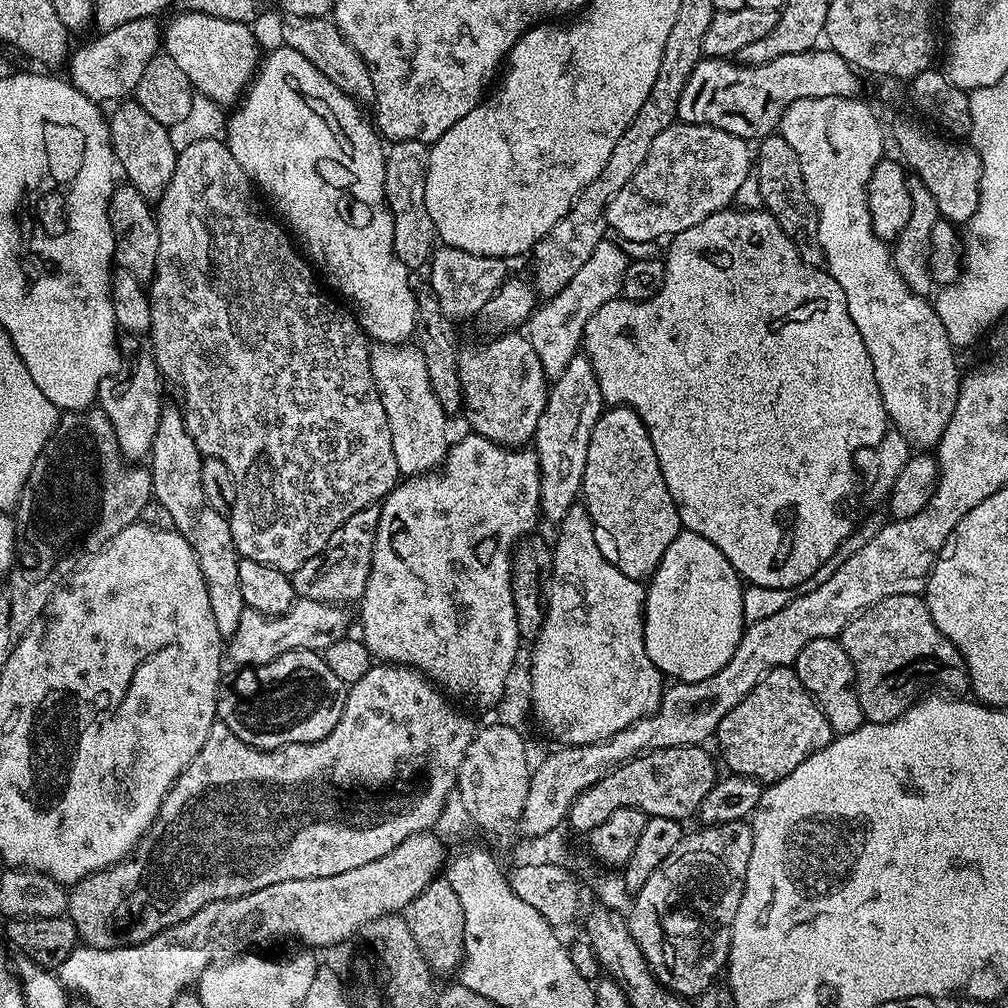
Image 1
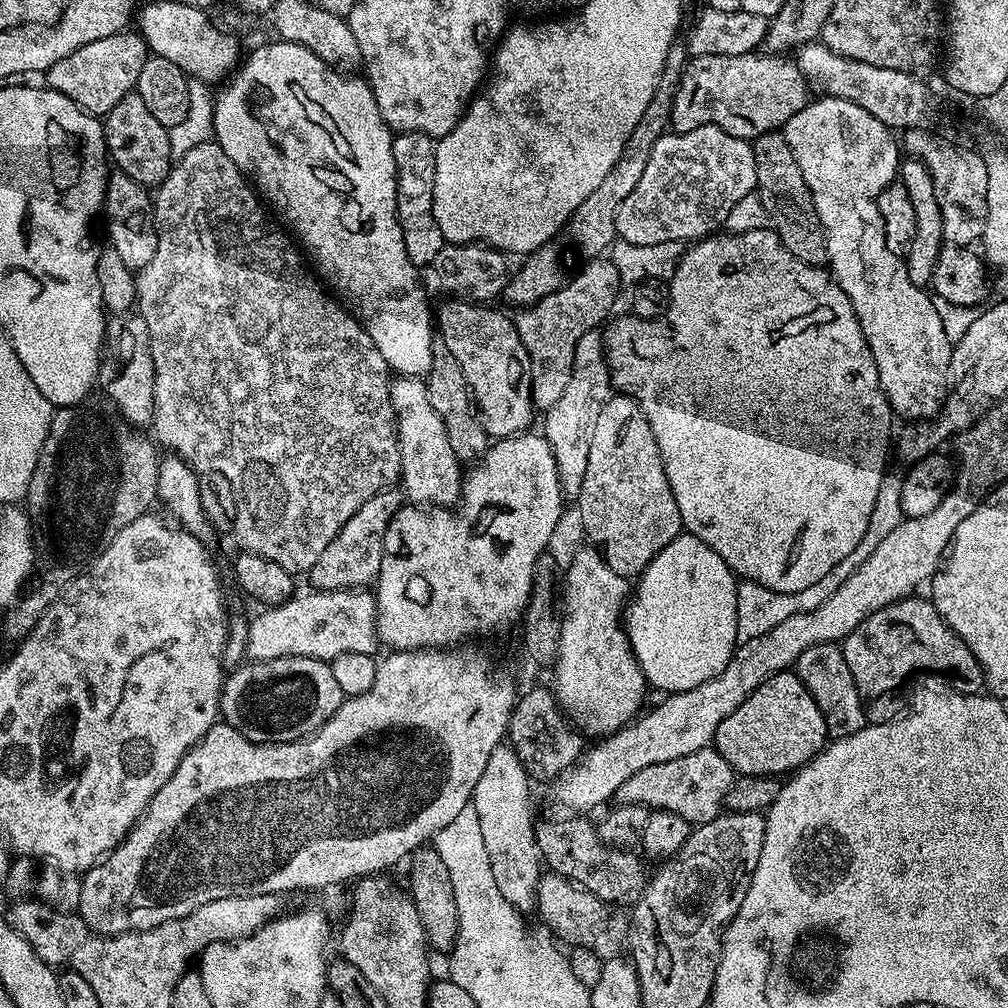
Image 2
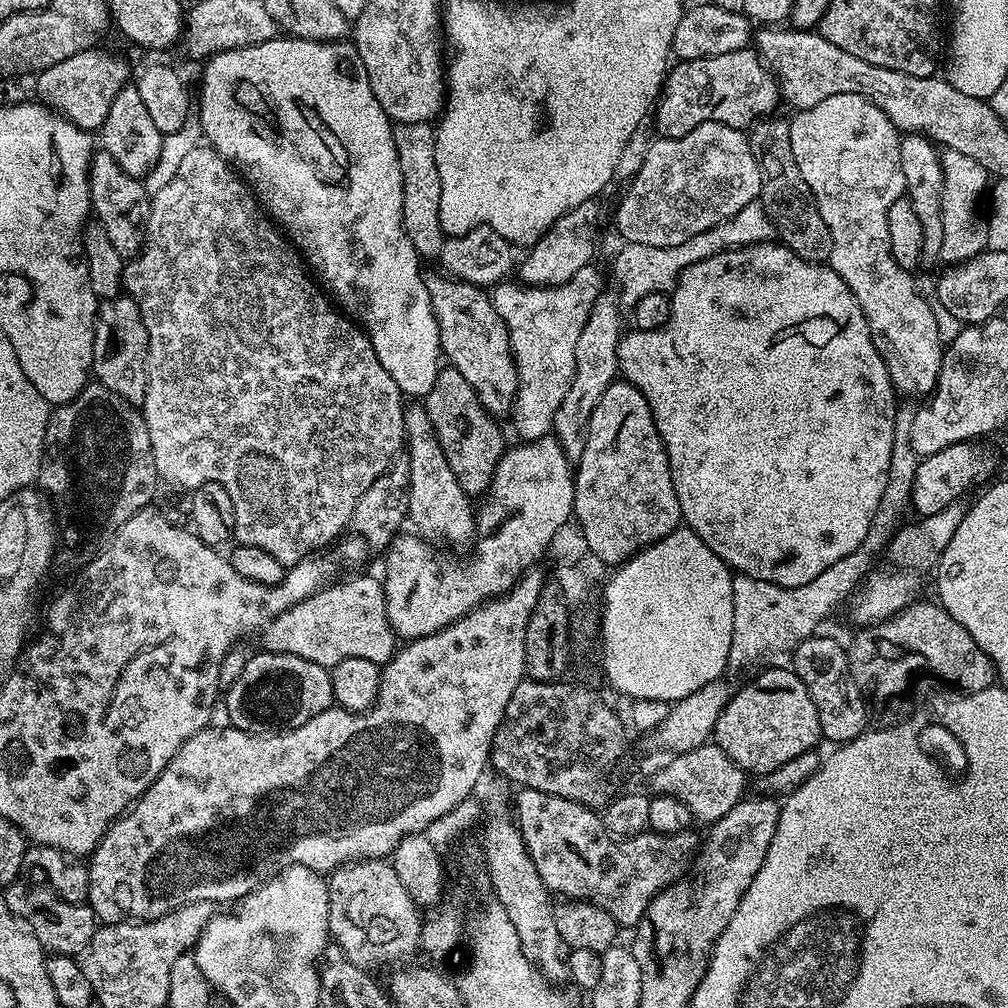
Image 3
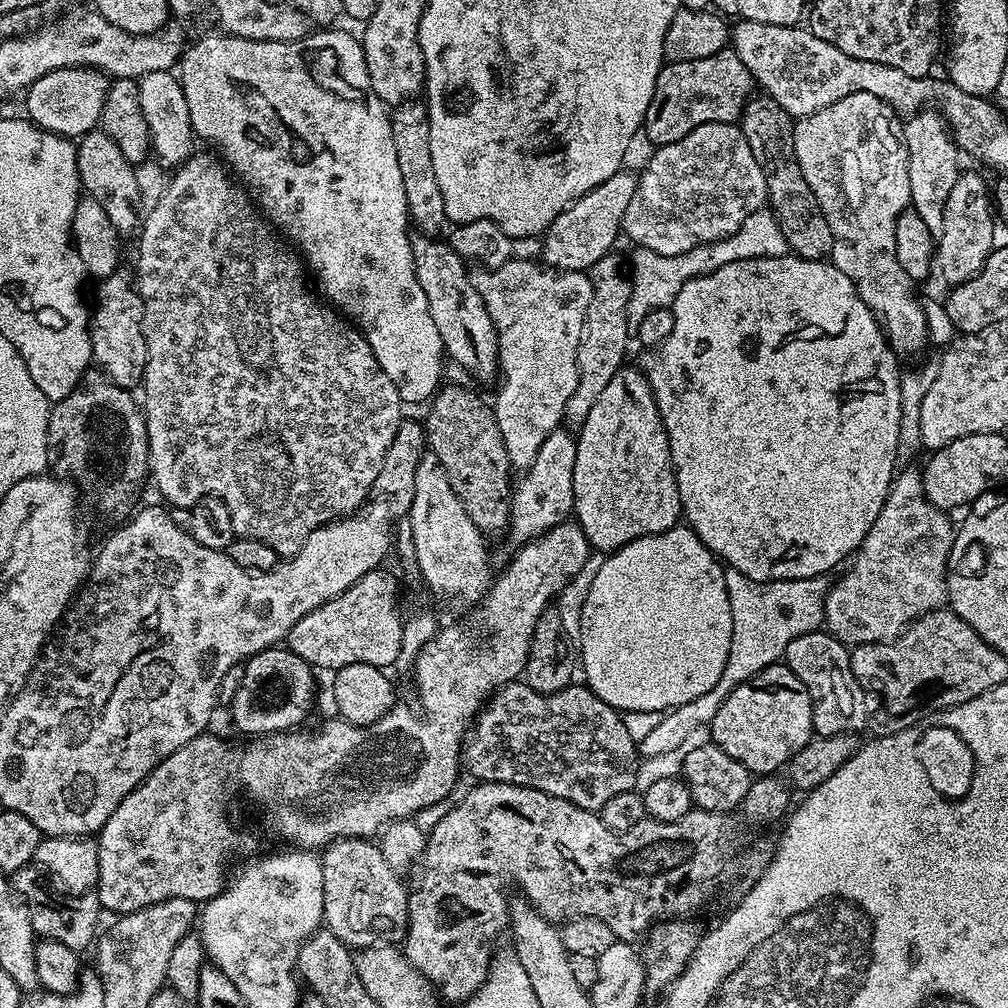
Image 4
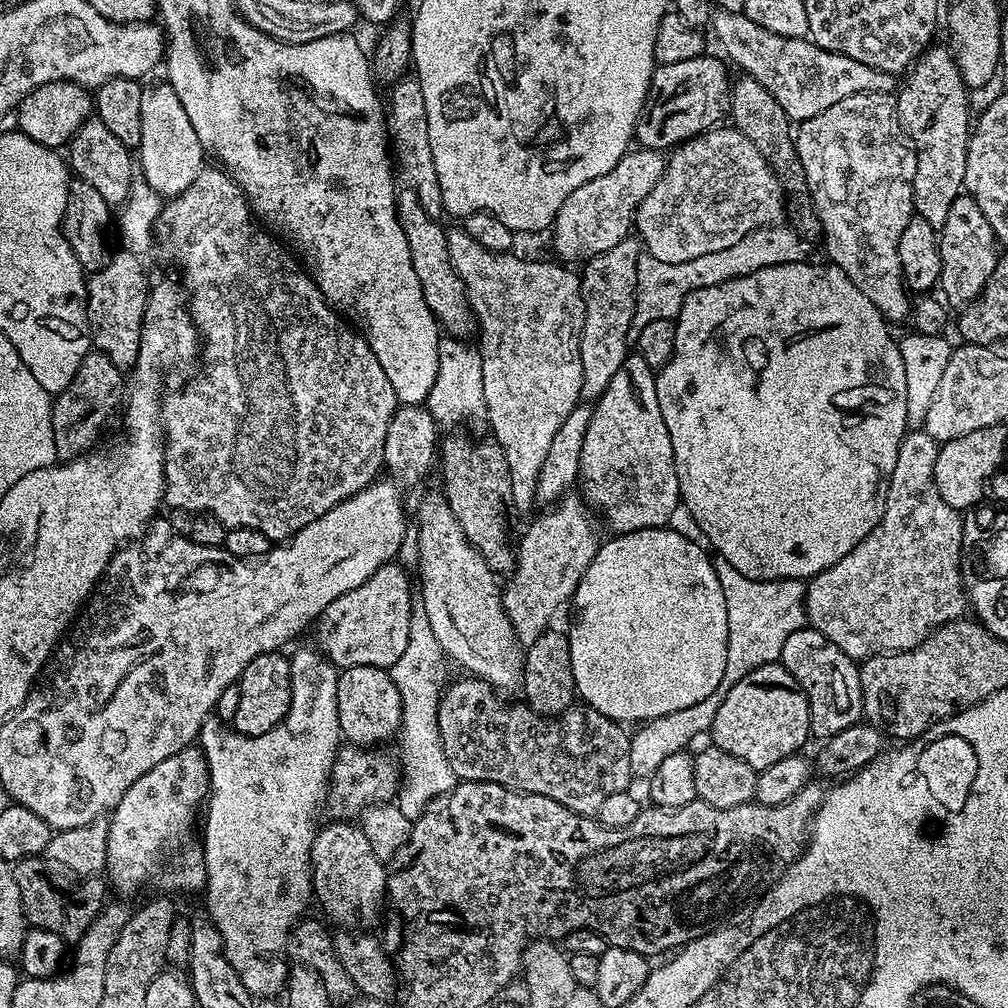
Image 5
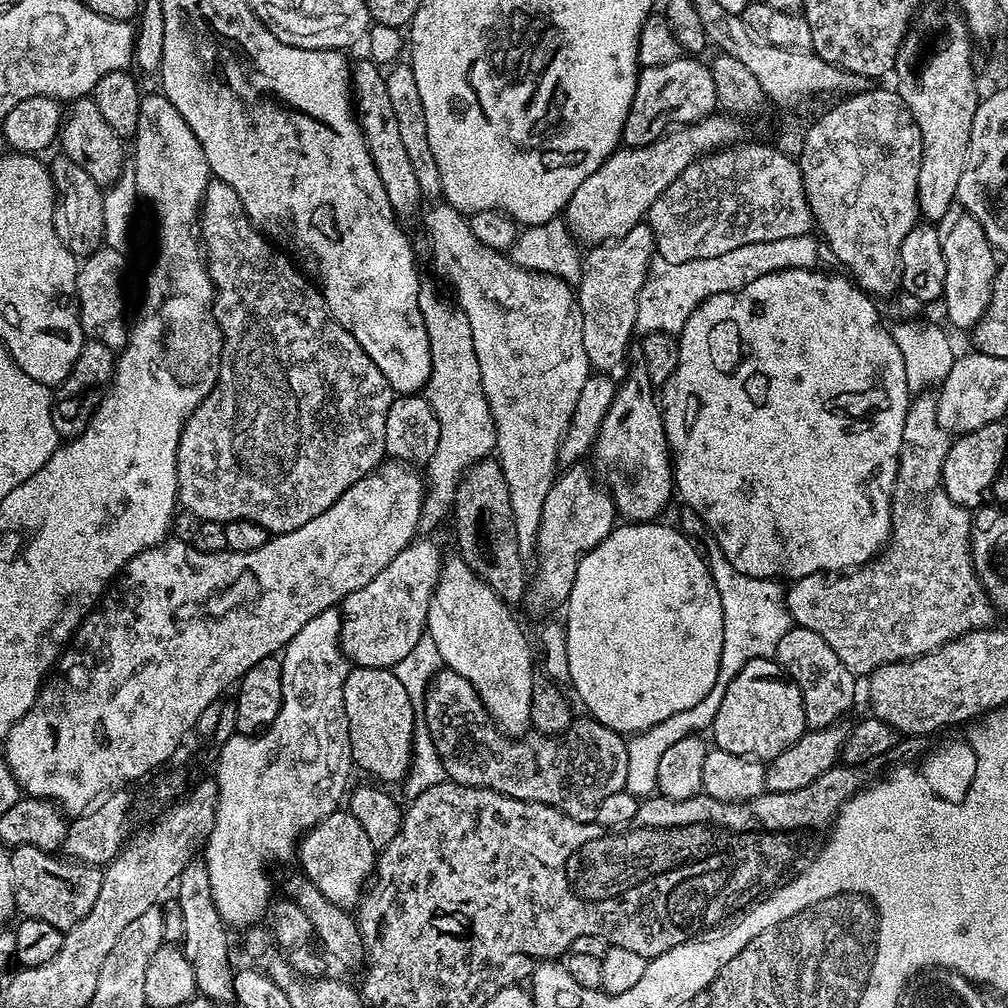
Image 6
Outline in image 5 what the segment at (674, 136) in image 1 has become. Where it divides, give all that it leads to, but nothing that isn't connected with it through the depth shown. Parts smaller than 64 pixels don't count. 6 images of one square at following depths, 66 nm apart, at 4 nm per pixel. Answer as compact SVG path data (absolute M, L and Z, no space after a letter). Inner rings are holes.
M717 126L715 128L709 128L707 132L694 136L690 140L685 140L683 144L679 145L667 157L662 178L658 178L654 190L646 196L642 202L642 206L634 214L635 235L642 241L647 255L658 258L658 262L681 264L682 262L690 262L694 258L702 258L702 254L714 254L714 250L727 250L729 246L734 246L738 242L742 242L742 238L746 238L754 230L776 226L783 221L780 219L784 216L784 199L786 199L784 185L781 184L776 173L772 171L771 166L766 162L766 158L762 158L758 146L754 146L754 142L750 142L750 138L746 138L746 134L739 132L735 126L724 127Z

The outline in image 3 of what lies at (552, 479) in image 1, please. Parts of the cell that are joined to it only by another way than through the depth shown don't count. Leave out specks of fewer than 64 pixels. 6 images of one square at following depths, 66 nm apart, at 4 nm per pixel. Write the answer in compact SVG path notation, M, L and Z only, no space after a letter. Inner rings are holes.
M605 290L588 315L586 326L582 326L582 334L578 334L578 346L574 346L574 382L570 382L570 390L566 390L566 398L562 398L562 406L558 406L558 414L554 414L551 435L562 446L569 461L579 461L582 450L586 450L586 438L590 426L590 414L594 414L594 406L598 406L598 398L608 392L609 386L618 376L618 346L622 335L620 315L622 309L615 291Z

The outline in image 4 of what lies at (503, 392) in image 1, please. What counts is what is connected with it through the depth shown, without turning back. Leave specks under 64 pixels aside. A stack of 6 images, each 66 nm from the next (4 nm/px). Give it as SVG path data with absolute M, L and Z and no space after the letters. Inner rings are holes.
M412 236L412 253L414 254L414 274L418 274L418 286L426 294L426 306L434 326L438 326L438 338L442 338L447 359L453 365L468 372L476 380L488 384L497 379L500 371L498 358L498 338L490 314L472 285L469 265L457 254L451 243L434 236Z

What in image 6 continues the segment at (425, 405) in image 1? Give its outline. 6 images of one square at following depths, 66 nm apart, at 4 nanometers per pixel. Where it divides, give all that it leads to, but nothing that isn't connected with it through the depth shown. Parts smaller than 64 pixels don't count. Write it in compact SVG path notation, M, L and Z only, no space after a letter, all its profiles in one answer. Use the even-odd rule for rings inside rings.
M454 558L454 560L445 559L443 561L440 577L436 583L436 589L434 594L430 598L430 610L428 611L428 627L426 629L426 635L434 640L435 645L438 646L438 651L443 660L443 667L449 668L452 671L456 671L462 677L466 678L466 681L470 682L474 691L480 695L481 702L484 703L484 709L491 716L493 724L500 729L507 737L517 738L523 736L529 731L530 728L530 702L532 701L532 686L534 683L534 675L532 676L532 660L534 664L534 648L528 645L528 636L520 629L520 624L516 621L516 616L513 609L502 599L498 594L494 594L494 590L490 590L490 586L485 580L470 567L461 558Z

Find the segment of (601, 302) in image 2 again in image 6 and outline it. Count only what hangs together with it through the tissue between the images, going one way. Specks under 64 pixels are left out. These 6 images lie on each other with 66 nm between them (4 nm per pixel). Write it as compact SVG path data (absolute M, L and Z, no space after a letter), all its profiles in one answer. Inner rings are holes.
M436 202L428 213L425 211L424 228L428 231L428 242L432 246L432 264L440 276L445 276L452 283L456 291L455 303L466 314L468 325L474 338L474 354L480 363L482 374L482 386L488 396L488 405L494 418L496 427L496 451L495 455L500 462L500 469L506 478L506 486L510 490L510 510L514 510L514 530L518 530L518 550L526 558L531 557L536 550L536 539L538 538L538 526L542 522L542 506L546 503L546 496L550 494L550 486L555 482L558 475L558 461L560 459L560 443L568 434L568 428L572 425L574 410L578 406L578 394L582 394L582 386L586 386L586 378L590 374L590 365L586 358L586 346L582 342L582 310L577 293L573 285L567 280L557 276L549 276L546 272L535 272L524 268L512 261L511 255L504 252L495 252L490 246L482 246L478 238L474 238L474 230L470 230L468 216L459 212L454 205L447 202Z

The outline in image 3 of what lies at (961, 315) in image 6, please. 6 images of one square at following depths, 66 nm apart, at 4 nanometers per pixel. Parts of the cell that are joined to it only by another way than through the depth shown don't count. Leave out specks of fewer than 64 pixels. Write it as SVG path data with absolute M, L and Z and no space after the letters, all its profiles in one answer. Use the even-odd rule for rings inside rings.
M944 148L941 151L940 165L942 166L942 254L940 259L945 265L951 266L981 255L988 248L986 193L990 188L990 173L977 160L953 148Z

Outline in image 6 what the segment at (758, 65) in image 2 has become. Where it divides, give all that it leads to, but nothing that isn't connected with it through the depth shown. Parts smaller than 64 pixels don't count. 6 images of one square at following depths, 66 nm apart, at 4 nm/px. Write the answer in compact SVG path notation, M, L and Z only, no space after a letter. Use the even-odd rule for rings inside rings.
M681 58L662 66L641 67L634 102L626 118L622 144L625 148L641 148L672 131L677 126L705 120L717 111L712 69L700 58Z

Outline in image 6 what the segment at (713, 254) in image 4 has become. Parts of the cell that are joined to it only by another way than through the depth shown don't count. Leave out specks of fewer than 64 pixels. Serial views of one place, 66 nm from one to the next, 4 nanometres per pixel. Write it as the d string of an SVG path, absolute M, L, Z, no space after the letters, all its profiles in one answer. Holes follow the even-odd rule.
M815 235L778 238L774 242L754 242L750 246L738 246L738 250L729 250L727 254L718 254L718 258L698 258L694 262L666 262L656 258L648 266L648 277L642 290L636 295L636 332L670 332L679 334L684 323L694 314L694 310L706 298L714 294L738 292L754 278L762 274L798 270L799 268L815 269L820 260L822 244Z

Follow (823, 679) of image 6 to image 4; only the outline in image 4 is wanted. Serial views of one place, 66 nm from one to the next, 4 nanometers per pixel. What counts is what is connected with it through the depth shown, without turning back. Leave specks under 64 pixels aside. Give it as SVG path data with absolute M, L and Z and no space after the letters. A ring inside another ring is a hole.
M827 630L802 634L786 646L783 663L806 686L812 703L812 730L816 736L843 732L859 733L868 723L866 698L858 678L854 678L849 649Z

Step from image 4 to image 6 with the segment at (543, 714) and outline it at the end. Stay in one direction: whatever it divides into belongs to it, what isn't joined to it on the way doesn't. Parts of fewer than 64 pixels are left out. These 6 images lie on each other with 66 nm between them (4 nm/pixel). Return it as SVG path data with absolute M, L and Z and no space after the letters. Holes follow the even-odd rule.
M443 667L430 681L422 718L451 783L492 789L508 797L550 805L583 824L595 823L603 799L626 789L627 739L589 716L573 719L571 726L561 736L528 732L517 738L507 737L493 724L480 695L474 691L470 682L456 671Z

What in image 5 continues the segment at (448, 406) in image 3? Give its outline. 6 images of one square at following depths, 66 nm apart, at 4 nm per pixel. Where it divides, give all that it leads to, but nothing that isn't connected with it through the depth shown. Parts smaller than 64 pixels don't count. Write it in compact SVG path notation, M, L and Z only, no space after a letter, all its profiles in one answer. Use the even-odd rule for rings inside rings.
M487 439L488 440L480 440L477 444L472 440L452 440L449 444L441 443L439 445L438 452L441 456L440 464L444 466L444 489L442 489L442 495L444 499L447 500L450 508L454 510L454 516L458 518L458 524L462 526L468 541L476 547L478 554L482 554L486 566L490 566L490 570L497 574L510 574L516 569L517 549L517 545L514 543L514 536L512 540L512 516L514 517L516 503L514 502L514 490L510 490L510 466L506 466L506 454L502 454L502 446L498 446L495 439Z

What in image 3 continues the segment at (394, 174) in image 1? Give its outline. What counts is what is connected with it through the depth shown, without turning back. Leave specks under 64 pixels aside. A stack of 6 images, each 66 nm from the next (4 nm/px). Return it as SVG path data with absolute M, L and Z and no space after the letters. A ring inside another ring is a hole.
M429 122L396 124L392 130L394 146L398 150L398 166L402 170L402 222L410 246L421 258L439 257L446 239L438 206L442 202L442 178L438 178L438 162L434 158L436 130Z

